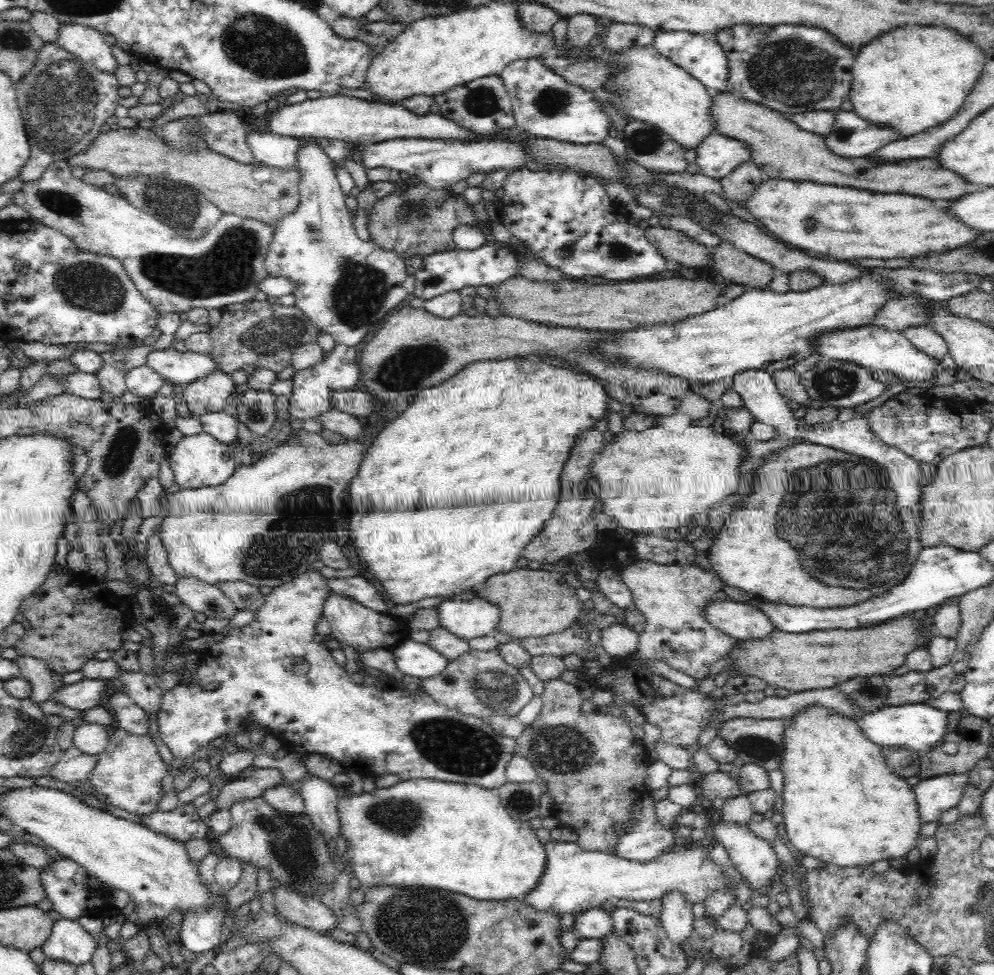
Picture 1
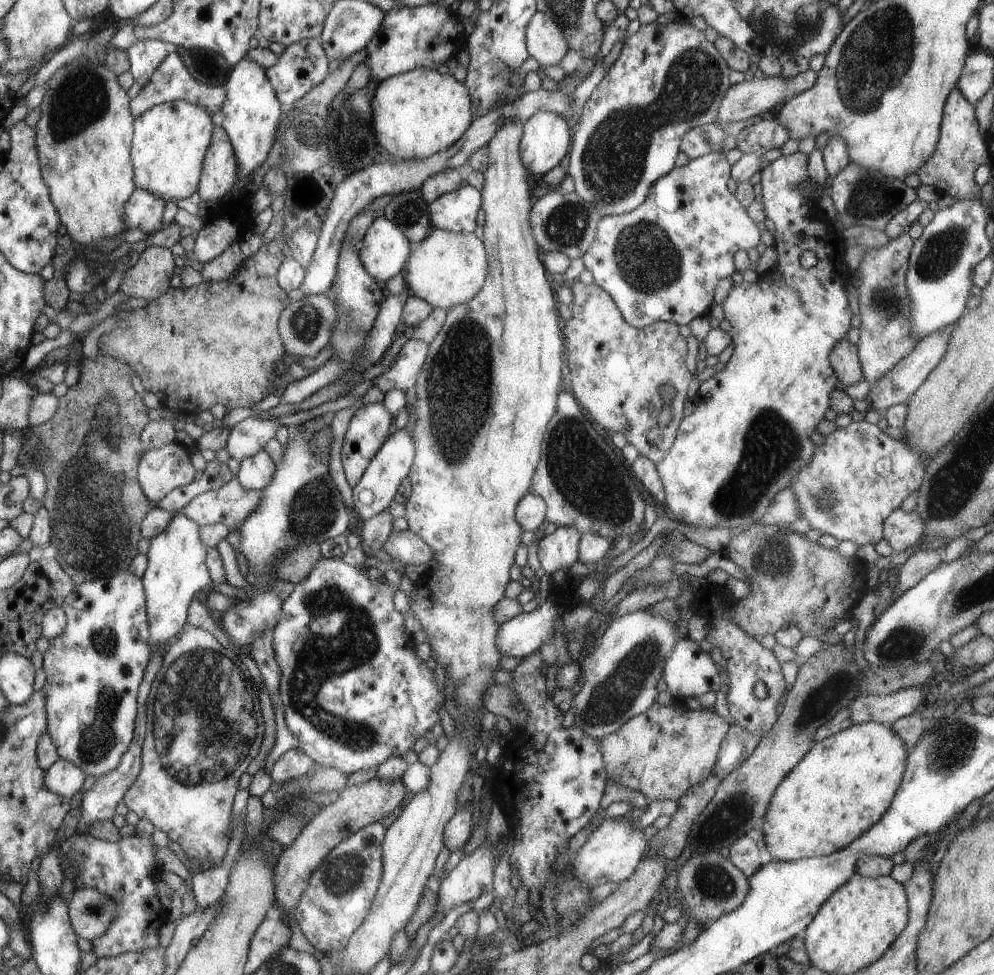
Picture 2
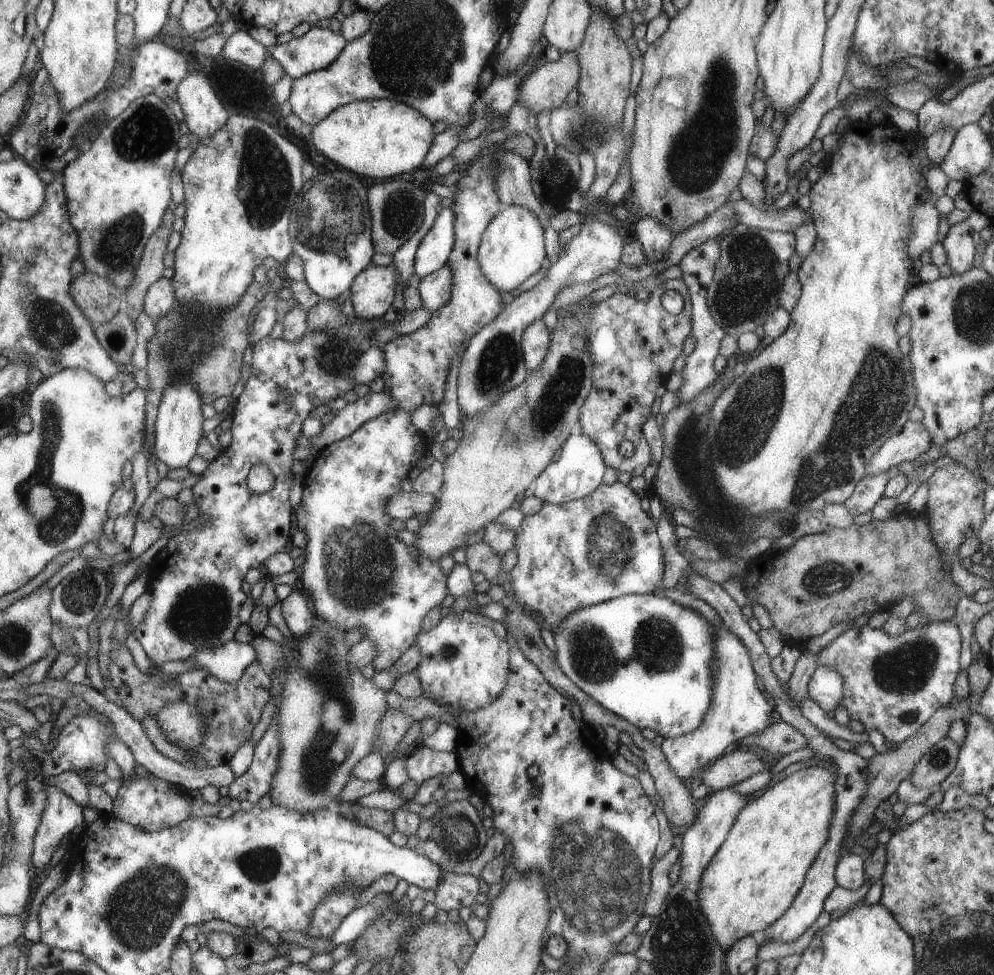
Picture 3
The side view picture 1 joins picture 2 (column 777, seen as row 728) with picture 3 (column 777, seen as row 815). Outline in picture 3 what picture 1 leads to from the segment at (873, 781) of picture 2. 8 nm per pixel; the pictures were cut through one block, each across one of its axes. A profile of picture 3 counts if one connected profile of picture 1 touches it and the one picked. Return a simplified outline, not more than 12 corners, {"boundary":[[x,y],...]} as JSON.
{"boundary":[[835,773],[739,811],[697,892],[719,946],[790,907],[827,840]]}

